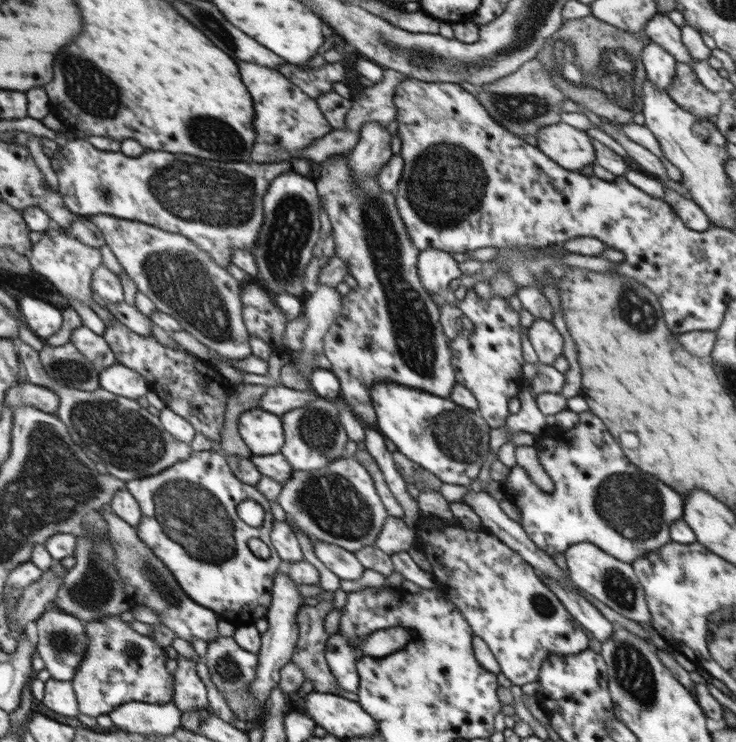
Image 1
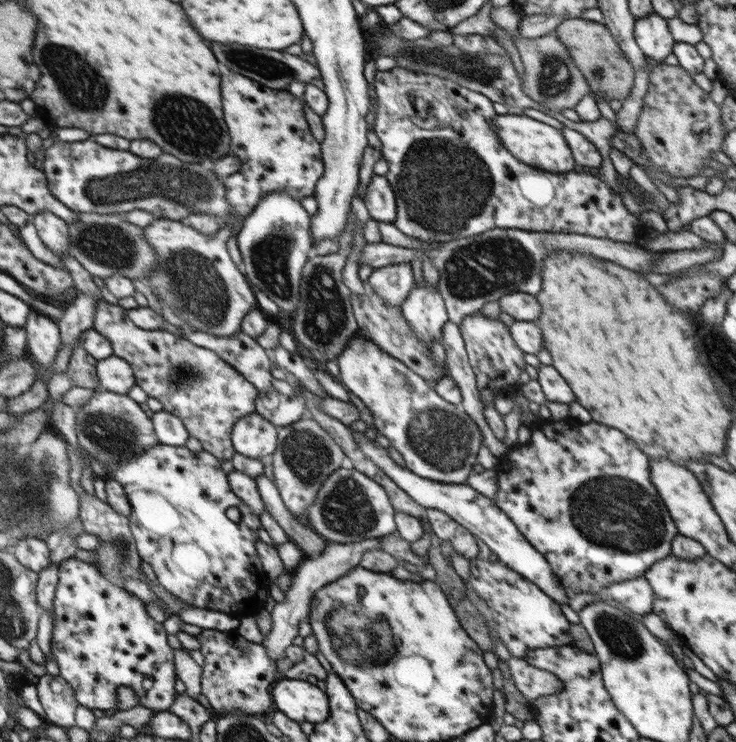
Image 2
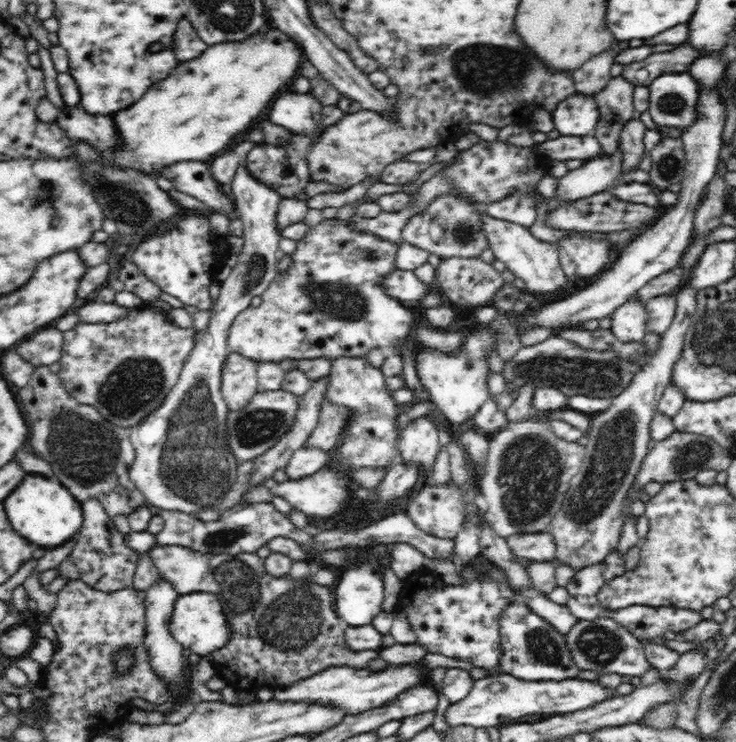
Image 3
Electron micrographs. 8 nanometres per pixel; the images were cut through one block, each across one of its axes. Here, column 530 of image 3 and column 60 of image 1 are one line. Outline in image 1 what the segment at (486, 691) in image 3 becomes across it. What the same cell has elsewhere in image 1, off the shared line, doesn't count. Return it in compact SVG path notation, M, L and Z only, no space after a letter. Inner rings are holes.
M49 679L45 682L45 695L42 704L62 714L74 718L79 714L77 698L71 681Z

